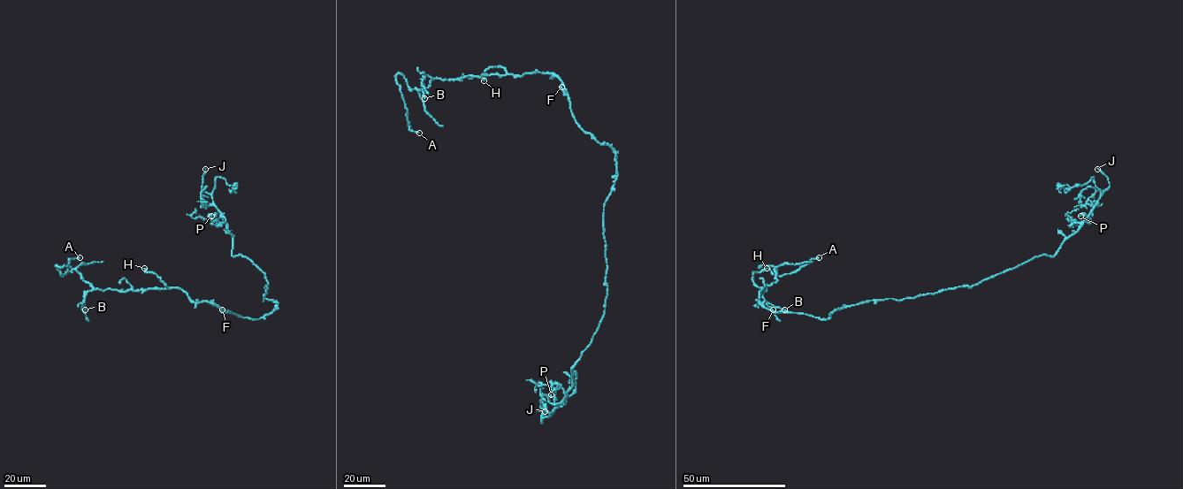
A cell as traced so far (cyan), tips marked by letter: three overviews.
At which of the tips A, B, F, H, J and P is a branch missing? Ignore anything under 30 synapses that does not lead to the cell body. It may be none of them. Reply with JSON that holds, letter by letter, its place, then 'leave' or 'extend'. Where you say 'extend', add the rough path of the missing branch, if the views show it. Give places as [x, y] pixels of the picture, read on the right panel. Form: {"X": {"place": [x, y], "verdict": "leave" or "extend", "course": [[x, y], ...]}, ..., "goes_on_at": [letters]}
{"A": {"place": [819, 257], "verdict": "leave"}, "B": {"place": [784, 309], "verdict": "leave"}, "F": {"place": [773, 309], "verdict": "leave"}, "H": {"place": [767, 268], "verdict": "leave"}, "J": {"place": [1097, 169], "verdict": "extend", "course": [[1097, 169], [1072, 163]]}, "P": {"place": [1080, 216], "verdict": "leave"}, "goes_on_at": ["J"]}

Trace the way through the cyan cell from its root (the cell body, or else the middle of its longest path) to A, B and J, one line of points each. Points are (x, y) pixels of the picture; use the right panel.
A: (850, 305), (820, 318), (759, 302), (760, 287), (776, 281), (774, 267), (760, 265), (782, 276), (819, 257)
B: (850, 305), (828, 318), (775, 312), (759, 302), (760, 287), (767, 301), (784, 309)
J: (850, 305), (887, 299), (901, 300), (975, 285), (1040, 255), (1053, 255), (1109, 187), (1109, 179), (1097, 169)

